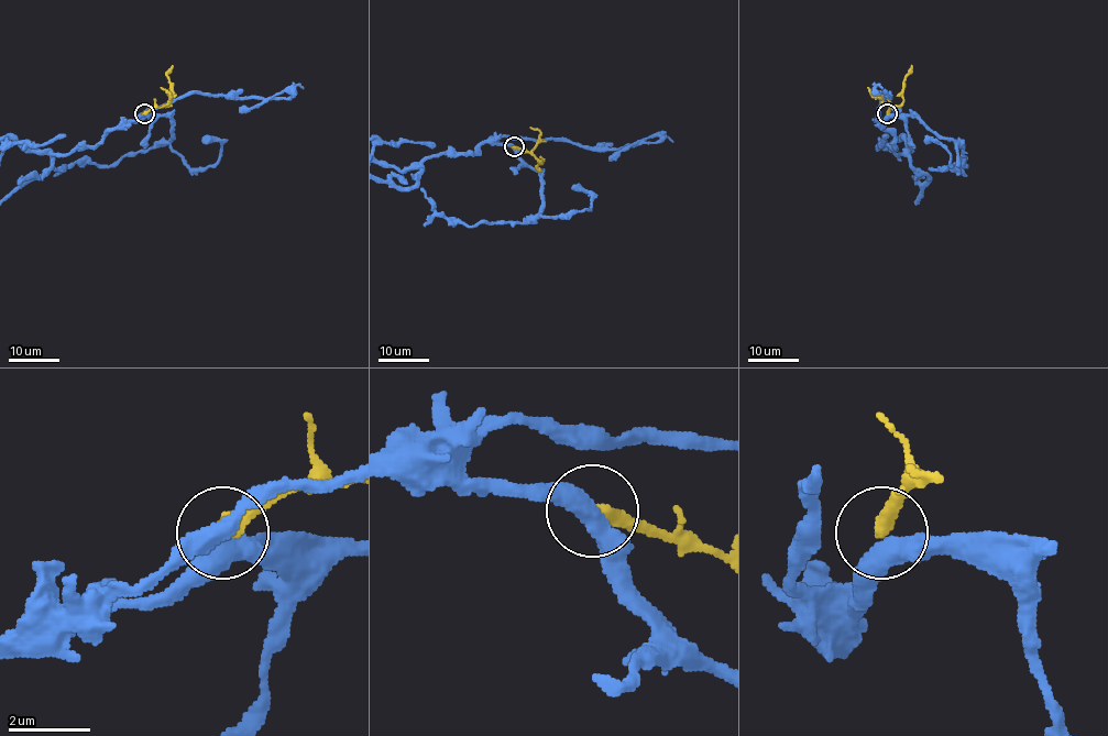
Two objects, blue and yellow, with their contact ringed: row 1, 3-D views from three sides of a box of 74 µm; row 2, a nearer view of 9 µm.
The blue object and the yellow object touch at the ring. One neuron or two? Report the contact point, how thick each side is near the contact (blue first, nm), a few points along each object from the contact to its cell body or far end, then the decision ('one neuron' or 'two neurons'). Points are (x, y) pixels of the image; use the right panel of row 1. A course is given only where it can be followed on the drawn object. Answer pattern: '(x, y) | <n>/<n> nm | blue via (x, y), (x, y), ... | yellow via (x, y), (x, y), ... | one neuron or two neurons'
(887, 113) | 440/440 nm | yellow via (888, 113), (891, 108), (901, 103), (902, 84), (910, 65) | two neurons

